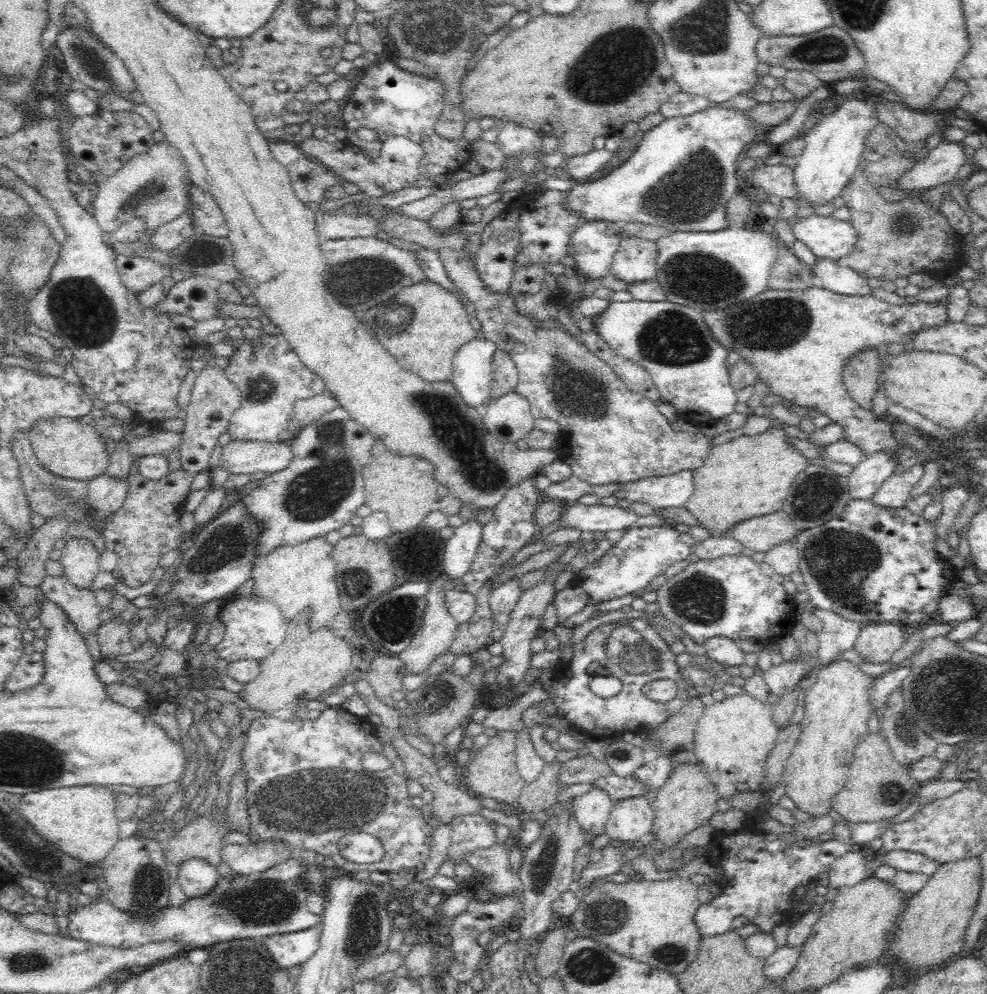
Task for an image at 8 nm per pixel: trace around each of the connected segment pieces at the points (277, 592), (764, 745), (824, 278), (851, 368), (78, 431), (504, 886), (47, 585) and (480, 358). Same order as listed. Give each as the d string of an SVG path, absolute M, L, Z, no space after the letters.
M320 536L298 545L280 546L272 550L268 556L258 558L252 570L252 578L256 582L254 594L278 604L284 618L288 620L292 620L298 612L312 608L312 616L310 616L312 630L326 626L328 620L332 620L340 612L336 564L330 560L330 552L333 548L324 538L326 537Z
M748 693L728 695L726 698L715 701L709 700L701 714L695 730L694 754L707 772L708 778L716 786L718 798L730 799L735 792L745 790L758 791L759 781L765 775L765 764L770 751L775 747L779 737L780 726L773 718L774 701L771 697L764 700L757 699Z
M816 256L813 266L817 283L838 294L870 294L870 286L858 271L842 266L838 260Z
M866 349L845 362L844 384L852 399L863 409L873 410L873 398L880 387L880 370L876 349Z
M56 417L38 421L27 433L37 460L52 474L89 481L106 472L110 452L105 447L99 428L93 424L80 423L68 417Z
M496 842L488 848L468 853L461 863L468 863L476 871L490 876L491 883L485 888L490 894L520 894L523 884L518 870L510 863L510 843Z
M46 576L37 587L39 596L58 605L74 625L78 636L86 641L89 636L97 638L97 630L103 625L100 621L101 607L98 606L94 591L81 591L63 581L61 576Z
M479 334L456 352L450 381L455 384L466 404L483 410L489 402L491 366L496 349L492 340Z

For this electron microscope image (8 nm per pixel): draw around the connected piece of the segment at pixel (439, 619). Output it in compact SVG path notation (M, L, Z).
M444 574L437 576L436 580L432 581L426 594L426 606L424 606L422 626L414 634L411 644L403 652L396 654L400 658L400 661L404 661L409 673L420 674L439 655L449 656L451 653L450 646L452 645L452 640L454 640L459 623L456 622L456 619L450 614L447 607L445 594L450 587L452 586L447 584L447 578Z

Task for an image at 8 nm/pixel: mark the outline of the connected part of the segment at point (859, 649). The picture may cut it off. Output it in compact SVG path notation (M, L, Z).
M868 622L862 626L853 649L858 659L881 664L891 660L893 654L904 644L909 633L910 629L901 622Z

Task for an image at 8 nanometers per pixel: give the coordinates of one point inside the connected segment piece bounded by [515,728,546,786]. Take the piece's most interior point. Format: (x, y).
(529, 764)

